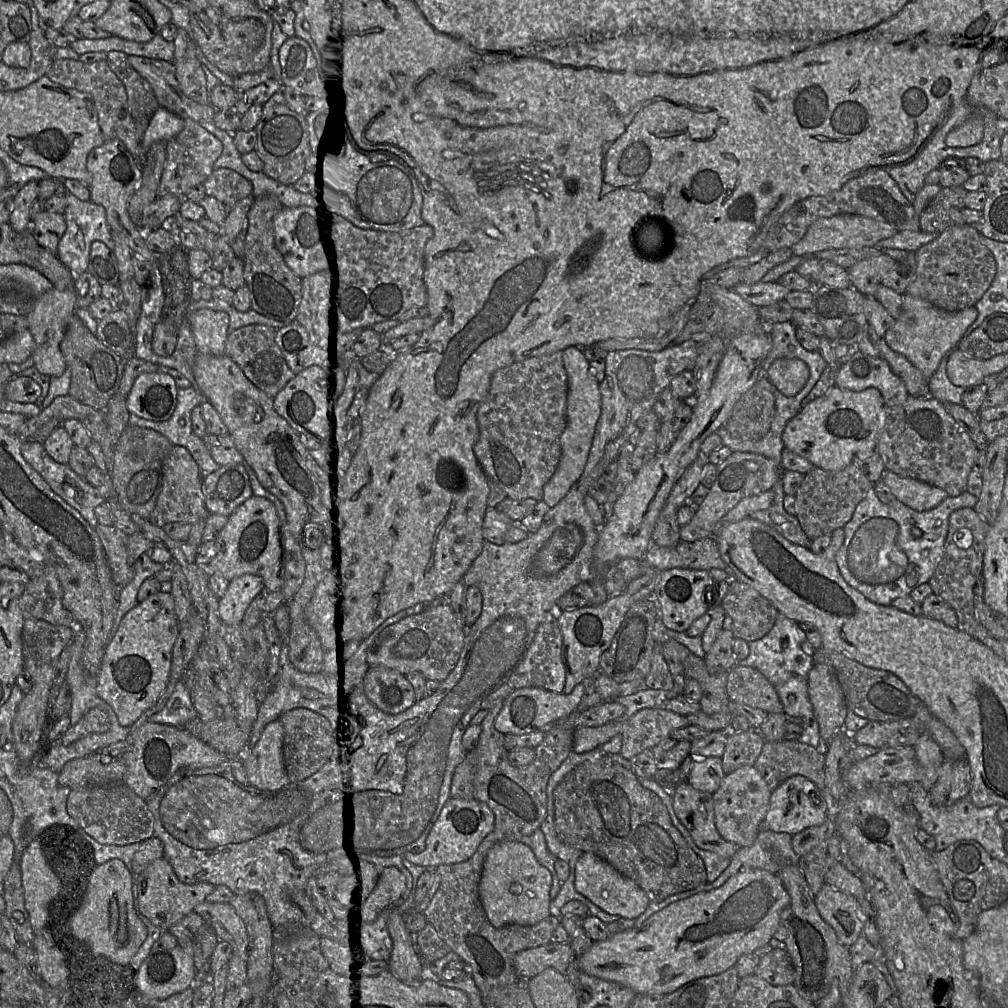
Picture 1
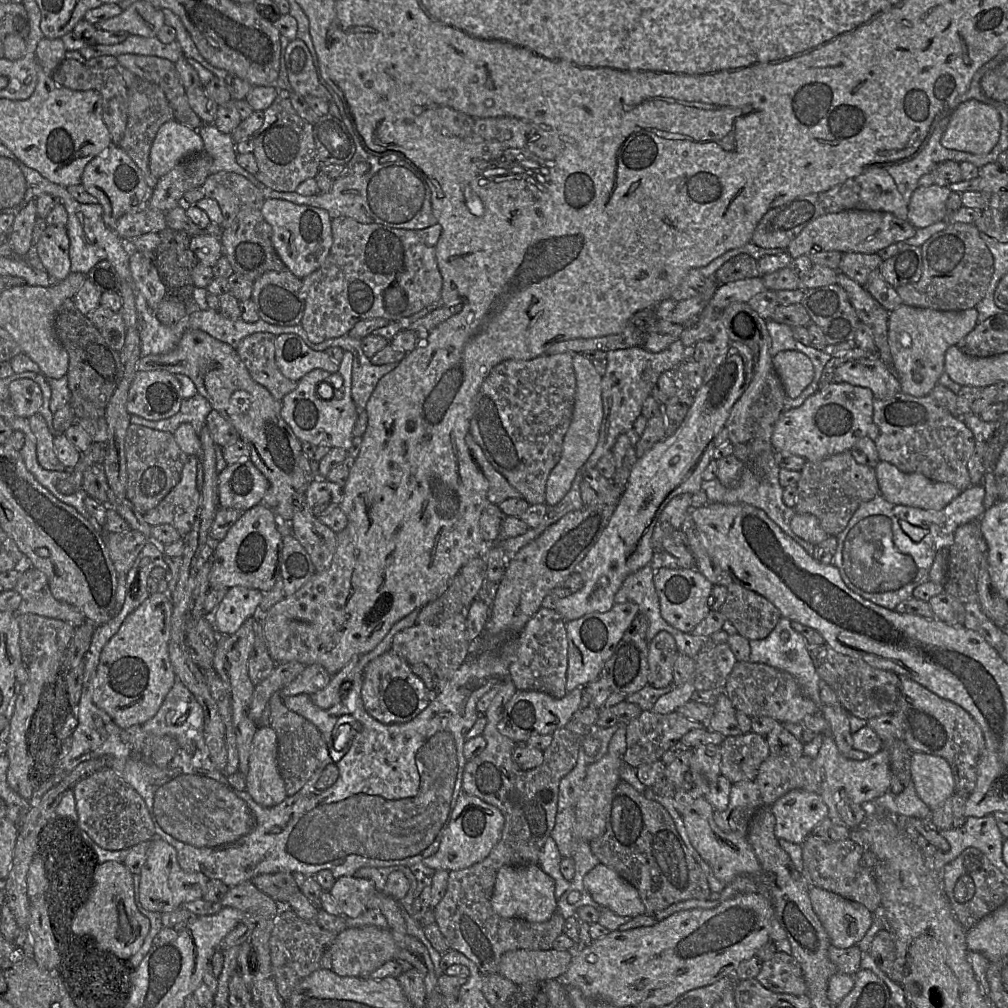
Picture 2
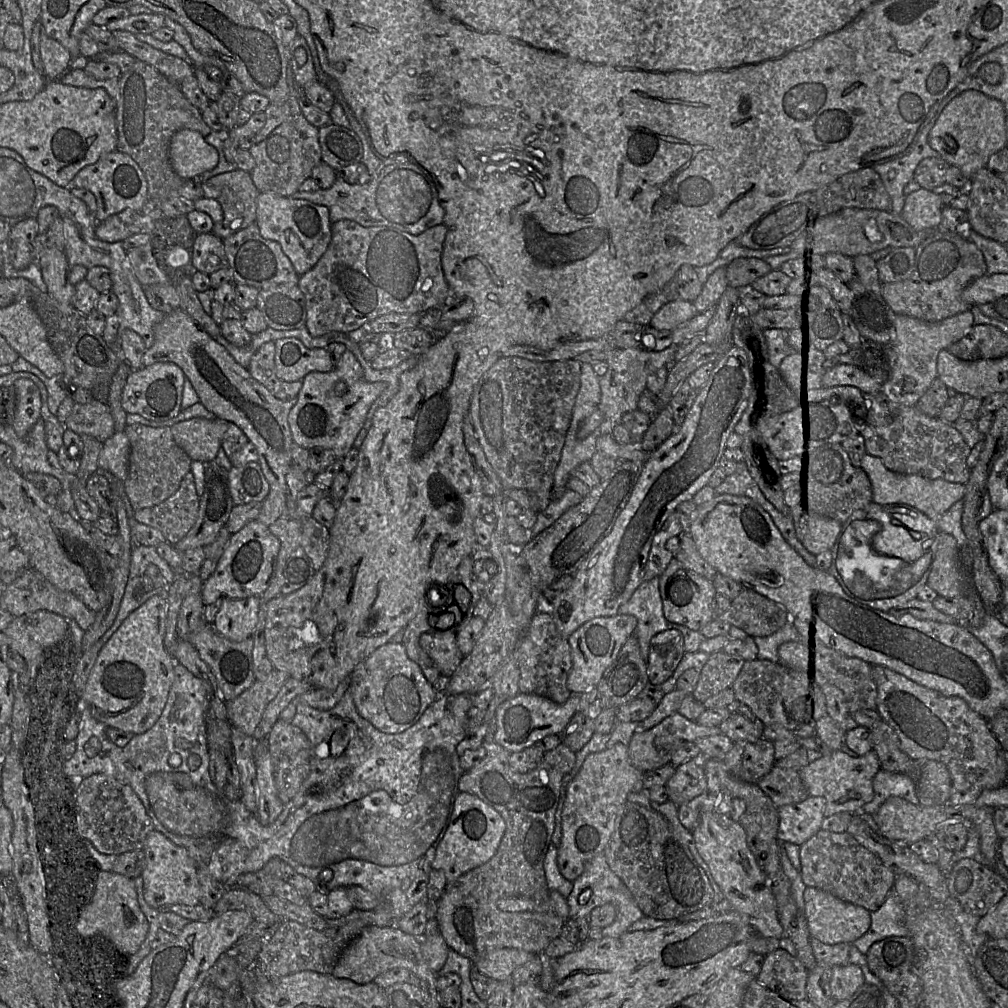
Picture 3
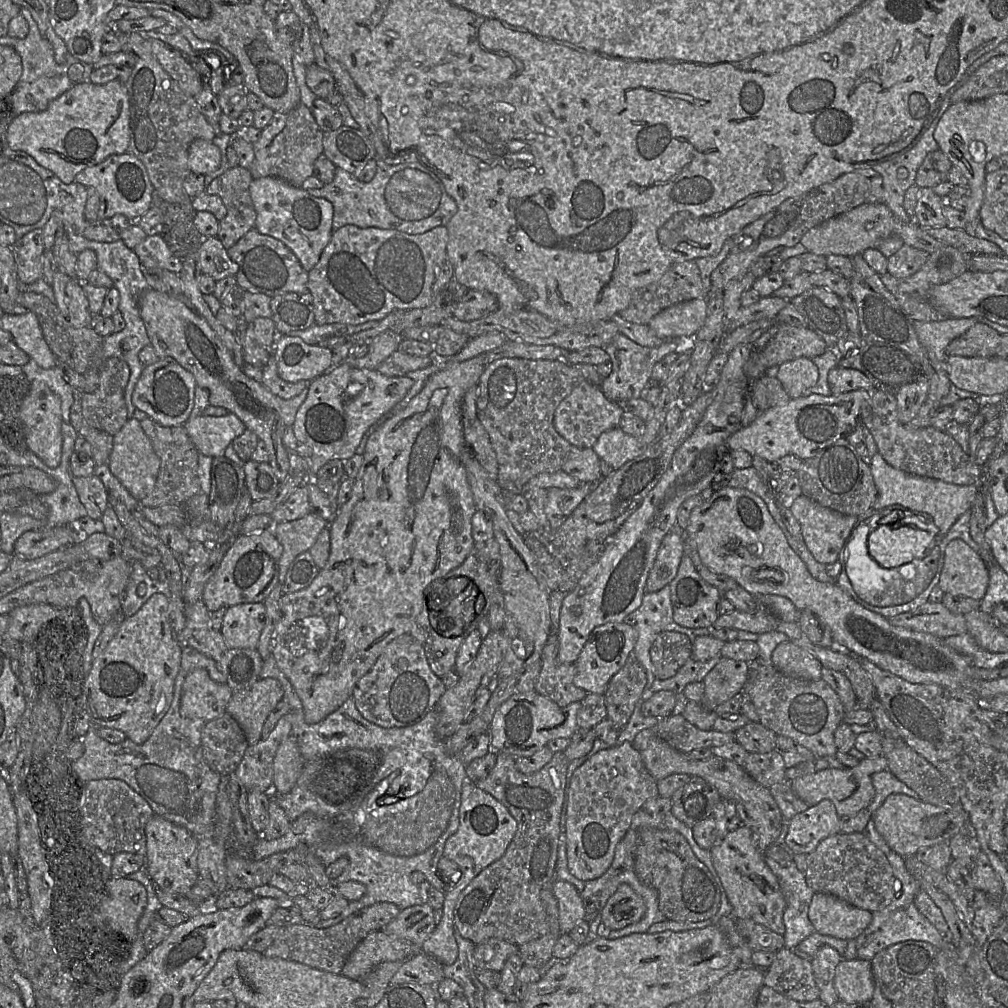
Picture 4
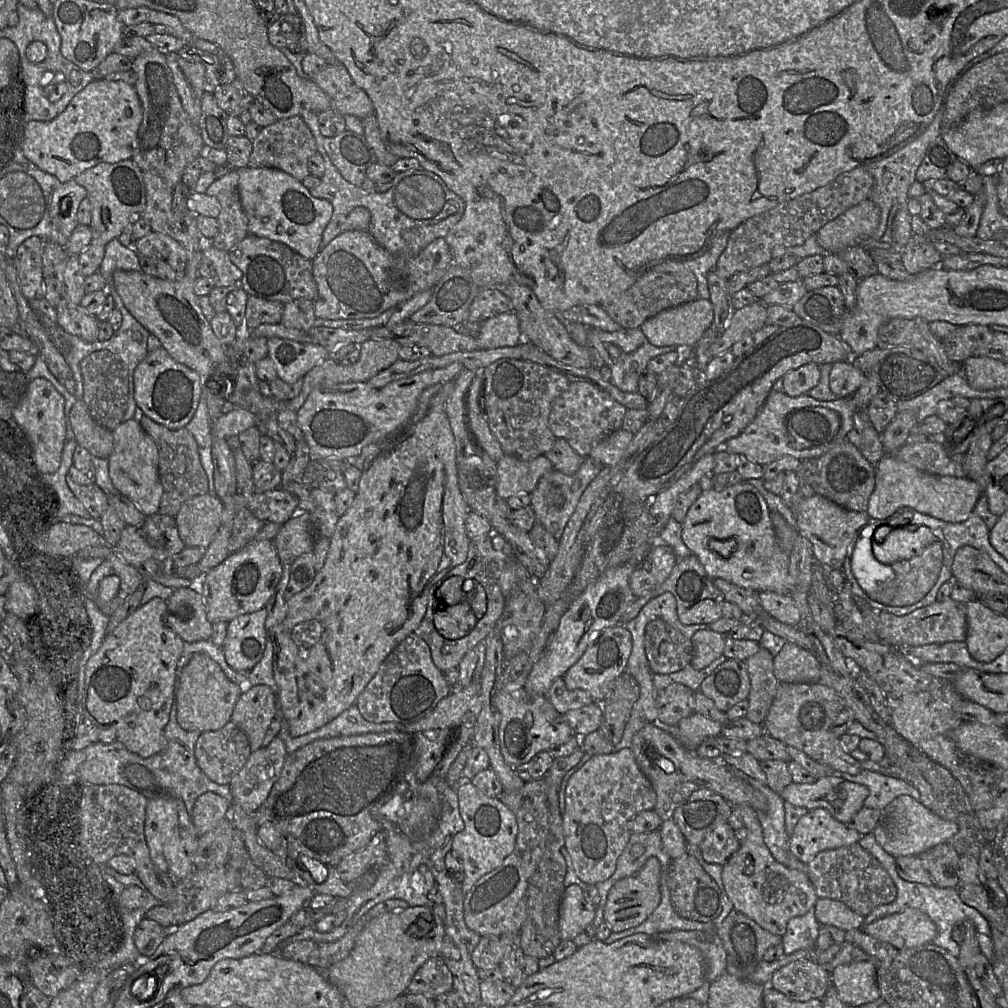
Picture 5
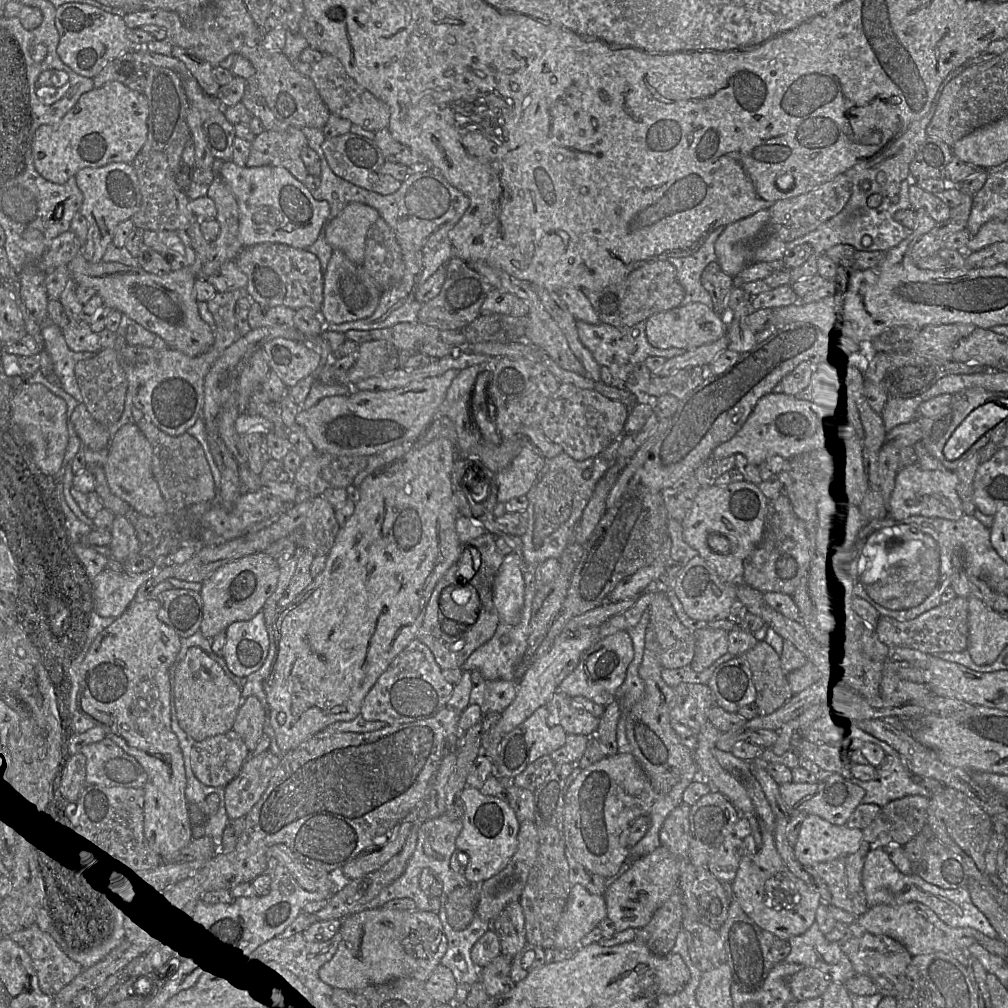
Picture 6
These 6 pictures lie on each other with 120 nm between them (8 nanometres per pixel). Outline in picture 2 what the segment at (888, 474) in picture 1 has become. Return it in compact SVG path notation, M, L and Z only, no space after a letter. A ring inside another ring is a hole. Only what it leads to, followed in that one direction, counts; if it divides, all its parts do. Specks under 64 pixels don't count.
M885 461L874 470L880 494L893 504L941 510L962 492L950 483L930 480L920 473L904 473Z

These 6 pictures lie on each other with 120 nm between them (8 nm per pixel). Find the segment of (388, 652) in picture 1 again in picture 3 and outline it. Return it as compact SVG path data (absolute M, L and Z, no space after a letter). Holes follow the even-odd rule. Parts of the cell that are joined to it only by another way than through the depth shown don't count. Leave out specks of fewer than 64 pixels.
M432 629L420 636L419 644L442 674L454 674L464 659L457 644L456 630Z

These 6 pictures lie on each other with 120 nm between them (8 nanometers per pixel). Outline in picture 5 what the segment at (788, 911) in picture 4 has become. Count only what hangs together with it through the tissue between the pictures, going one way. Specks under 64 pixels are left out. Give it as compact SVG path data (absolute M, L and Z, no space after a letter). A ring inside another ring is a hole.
M734 770L734 772L766 797L768 803L767 810L757 813L763 829L764 842L774 859L787 867L790 851L789 835L786 832L785 826L785 801L767 785L761 784L740 770ZM814 908L806 914L791 918L786 933L782 936L784 954L789 955L800 949L813 949L820 932L820 924L814 915Z

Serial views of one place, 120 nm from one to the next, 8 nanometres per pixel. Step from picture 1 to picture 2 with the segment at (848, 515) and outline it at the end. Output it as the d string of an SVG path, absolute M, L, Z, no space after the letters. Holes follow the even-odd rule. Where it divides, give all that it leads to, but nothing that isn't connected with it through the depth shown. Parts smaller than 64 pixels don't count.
M850 451L834 454L819 462L806 461L797 484L796 513L814 515L829 536L837 536L862 503L880 494L874 468L855 461Z

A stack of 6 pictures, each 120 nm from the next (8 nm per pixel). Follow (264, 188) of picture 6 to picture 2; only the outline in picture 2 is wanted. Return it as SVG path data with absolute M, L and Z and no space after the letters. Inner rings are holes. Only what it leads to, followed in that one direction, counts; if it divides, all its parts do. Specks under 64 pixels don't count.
M265 199L260 211L272 228L271 241L279 258L294 276L302 280L323 264L332 246L332 219L326 210L282 199Z

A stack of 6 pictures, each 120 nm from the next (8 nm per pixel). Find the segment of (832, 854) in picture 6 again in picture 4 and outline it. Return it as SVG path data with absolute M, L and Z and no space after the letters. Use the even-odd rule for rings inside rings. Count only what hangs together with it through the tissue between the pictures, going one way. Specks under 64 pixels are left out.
M823 800L815 806L786 821L786 845L793 854L809 854L827 837L840 833L840 817L829 800Z

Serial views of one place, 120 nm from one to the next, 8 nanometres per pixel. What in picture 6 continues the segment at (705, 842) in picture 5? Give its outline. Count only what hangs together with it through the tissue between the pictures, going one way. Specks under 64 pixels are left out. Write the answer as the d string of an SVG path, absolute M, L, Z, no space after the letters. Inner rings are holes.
M735 834L728 836L711 856L707 869L721 882L731 883L744 856L743 842Z

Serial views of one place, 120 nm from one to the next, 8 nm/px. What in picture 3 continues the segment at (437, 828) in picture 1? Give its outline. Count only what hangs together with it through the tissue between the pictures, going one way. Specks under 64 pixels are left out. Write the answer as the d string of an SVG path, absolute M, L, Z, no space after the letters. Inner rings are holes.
M470 792L458 795L450 825L438 847L435 870L440 866L451 867L455 872L455 884L469 871L491 860L499 851L507 823L502 814L491 804Z

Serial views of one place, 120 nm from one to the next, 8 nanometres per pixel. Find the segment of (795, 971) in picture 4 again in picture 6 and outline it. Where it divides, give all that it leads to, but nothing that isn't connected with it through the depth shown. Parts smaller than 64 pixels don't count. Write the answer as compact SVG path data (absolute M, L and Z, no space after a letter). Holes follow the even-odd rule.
M804 967L788 979L788 986L797 1000L822 997L832 983L828 973L819 969Z

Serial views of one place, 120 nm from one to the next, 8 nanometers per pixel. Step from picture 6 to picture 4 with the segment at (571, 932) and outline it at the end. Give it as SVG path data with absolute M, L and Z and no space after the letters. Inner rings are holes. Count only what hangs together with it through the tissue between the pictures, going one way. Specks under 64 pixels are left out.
M562 880L554 881L553 894L558 902L560 932L569 934L585 919L585 902L574 885Z

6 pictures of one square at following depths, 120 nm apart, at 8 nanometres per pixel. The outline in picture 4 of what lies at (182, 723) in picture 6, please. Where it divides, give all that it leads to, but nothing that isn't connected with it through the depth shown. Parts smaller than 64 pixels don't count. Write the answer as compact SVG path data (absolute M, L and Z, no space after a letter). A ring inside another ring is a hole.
M193 670L182 686L180 715L205 722L219 718L226 713L233 693L227 684L212 680L206 670Z

